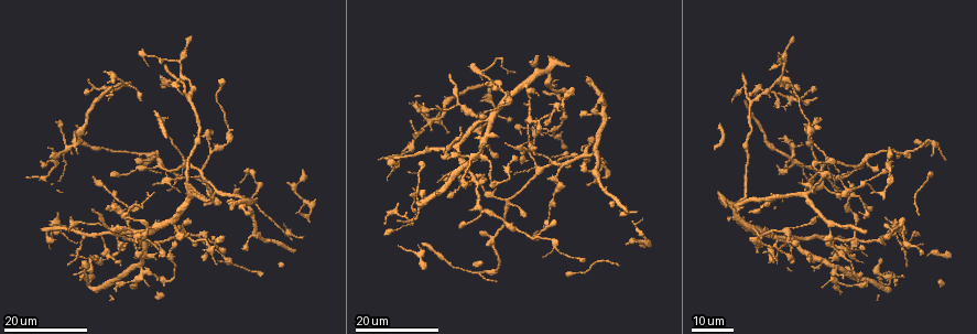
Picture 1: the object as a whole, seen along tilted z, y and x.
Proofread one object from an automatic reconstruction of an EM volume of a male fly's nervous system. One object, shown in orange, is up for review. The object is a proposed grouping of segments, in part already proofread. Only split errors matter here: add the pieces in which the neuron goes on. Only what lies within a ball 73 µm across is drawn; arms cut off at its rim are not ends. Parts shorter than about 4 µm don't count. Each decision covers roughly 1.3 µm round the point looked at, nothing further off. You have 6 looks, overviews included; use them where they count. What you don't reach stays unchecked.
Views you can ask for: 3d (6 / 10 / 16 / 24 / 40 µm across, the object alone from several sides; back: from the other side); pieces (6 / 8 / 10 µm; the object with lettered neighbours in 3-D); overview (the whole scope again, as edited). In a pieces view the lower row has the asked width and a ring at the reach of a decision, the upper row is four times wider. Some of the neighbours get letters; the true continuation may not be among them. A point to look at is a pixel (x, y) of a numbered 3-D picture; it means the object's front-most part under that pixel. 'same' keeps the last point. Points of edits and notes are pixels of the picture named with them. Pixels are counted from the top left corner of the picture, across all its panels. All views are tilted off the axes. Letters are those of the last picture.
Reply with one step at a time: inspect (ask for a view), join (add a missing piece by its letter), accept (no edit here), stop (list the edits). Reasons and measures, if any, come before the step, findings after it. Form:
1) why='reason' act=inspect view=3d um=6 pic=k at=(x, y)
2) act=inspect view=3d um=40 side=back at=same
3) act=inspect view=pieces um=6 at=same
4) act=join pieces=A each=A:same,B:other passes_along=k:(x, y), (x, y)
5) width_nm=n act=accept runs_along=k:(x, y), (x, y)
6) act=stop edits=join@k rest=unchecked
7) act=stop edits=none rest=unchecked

why='branch stops here' act=inspect view=3d um=16 pic=1 at=(161, 174)

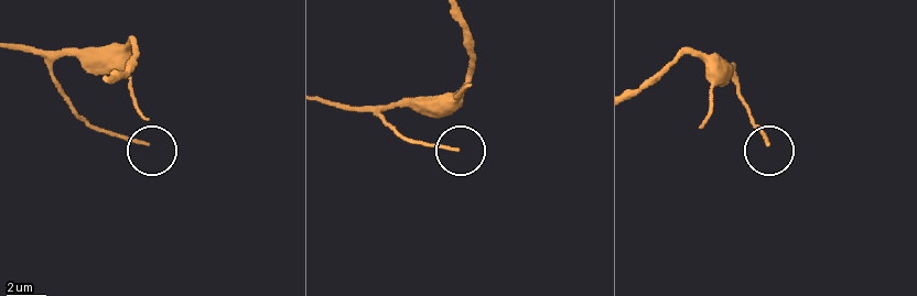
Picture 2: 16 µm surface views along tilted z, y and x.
act=inspect view=pieces um=8 pic=2 at=(769, 143)

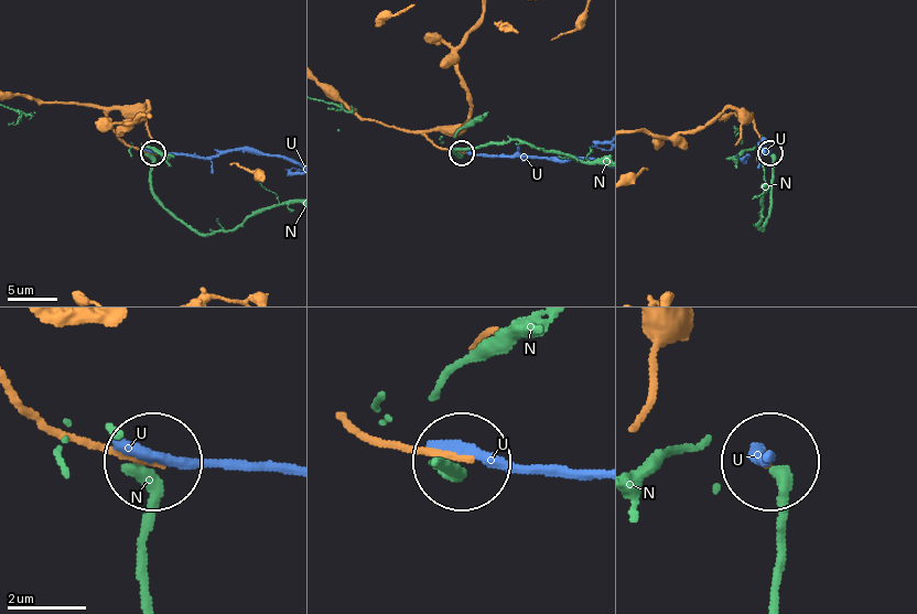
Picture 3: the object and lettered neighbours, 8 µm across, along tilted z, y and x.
act=accept each=N:other,U:other runs_along=3:(22, 399), (55, 428), (154, 462) found='no lettered piece goes on from it'

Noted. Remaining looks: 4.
why='end of a long branch' act=inspect view=3d um=24 pic=1 at=(815, 96)

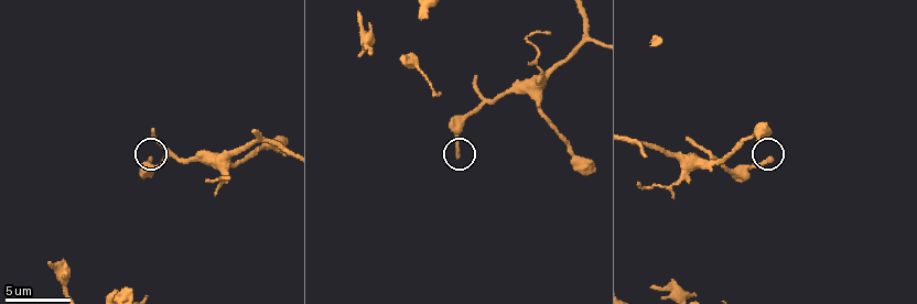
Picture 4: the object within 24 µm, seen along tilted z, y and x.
why='see the neighbours' act=inspect view=pieces um=6 pic=4 at=(771, 159)

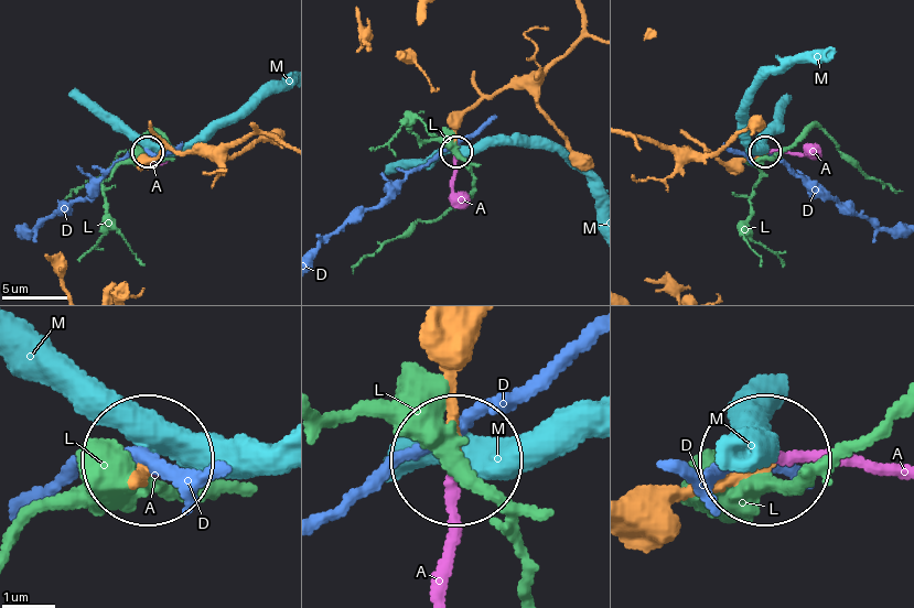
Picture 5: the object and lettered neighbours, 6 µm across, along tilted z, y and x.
act=join pieces=A each=A:same,D:other,L:other,M:other passes_along=5:(475, 328), (452, 392), (456, 539), (441, 590) found='it goes on there'

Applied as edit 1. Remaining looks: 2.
why='branch stops here' act=inspect view=3d um=16 pic=1 at=(784, 168)

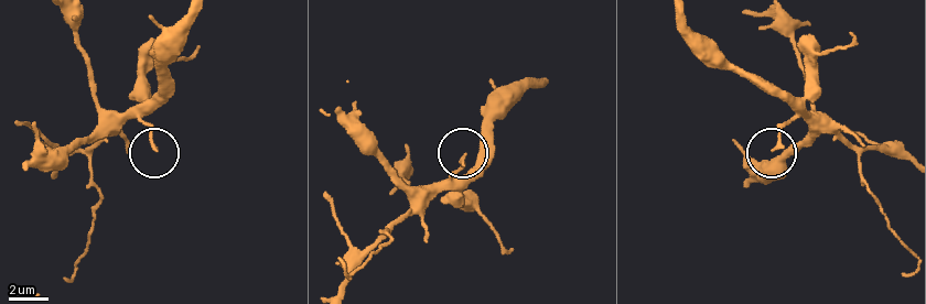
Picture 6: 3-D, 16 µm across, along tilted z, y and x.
why='see the neighbours' act=inspect view=pieces um=10 pic=6 at=(156, 147)

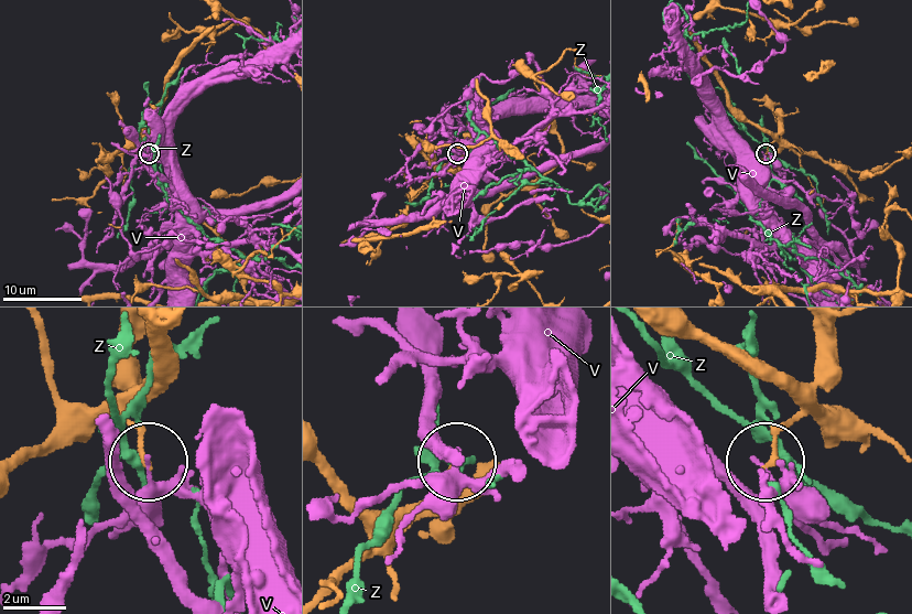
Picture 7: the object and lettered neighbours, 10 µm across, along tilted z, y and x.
width_nm=150 act=accept each=V:other,Z:other runs_along=7:(701, 330), (740, 349), (793, 400), (796, 417), (770, 460) found='none of them fits'

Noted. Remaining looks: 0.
act=stop edits=join@5 rest=unchecked

